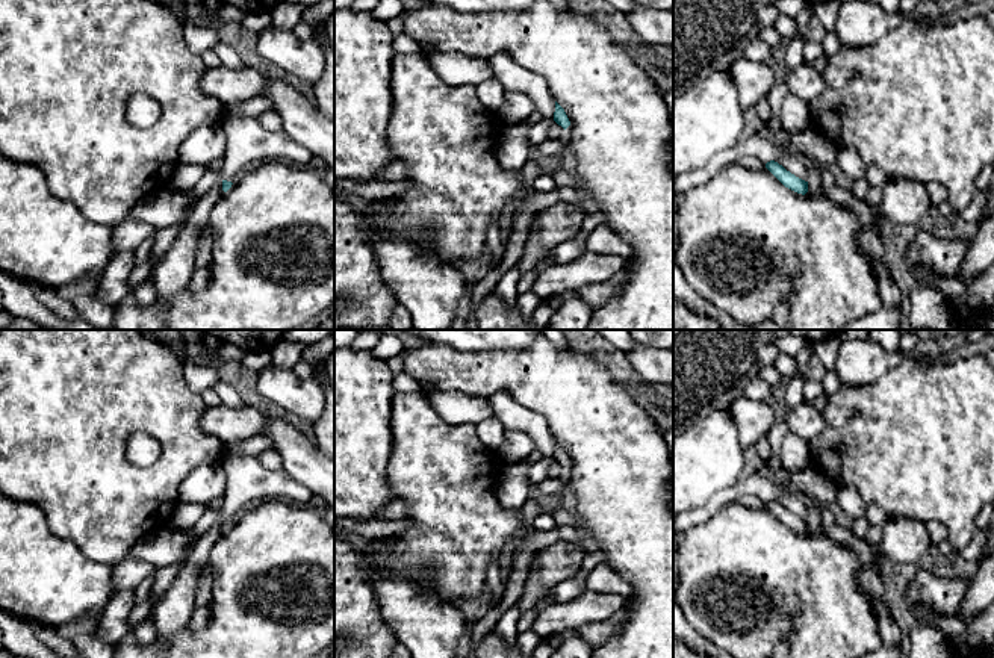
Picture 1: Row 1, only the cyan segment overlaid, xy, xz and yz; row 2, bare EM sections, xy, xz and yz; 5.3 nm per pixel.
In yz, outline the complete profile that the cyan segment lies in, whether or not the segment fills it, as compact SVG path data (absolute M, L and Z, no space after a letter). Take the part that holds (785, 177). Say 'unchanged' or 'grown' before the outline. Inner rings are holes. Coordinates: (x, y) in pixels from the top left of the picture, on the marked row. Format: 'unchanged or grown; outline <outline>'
unchanged; outline M775 160L766 163L766 168L788 189L805 195L808 192L808 182L796 177Z

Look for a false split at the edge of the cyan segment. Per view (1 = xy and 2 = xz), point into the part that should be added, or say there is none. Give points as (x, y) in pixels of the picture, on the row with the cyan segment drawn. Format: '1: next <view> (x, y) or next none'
1: next none
2: next none

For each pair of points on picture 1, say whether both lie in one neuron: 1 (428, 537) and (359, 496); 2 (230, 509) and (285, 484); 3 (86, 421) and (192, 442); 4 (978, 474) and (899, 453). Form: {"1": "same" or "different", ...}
{"1": "different", "2": "same", "3": "same", "4": "same"}

